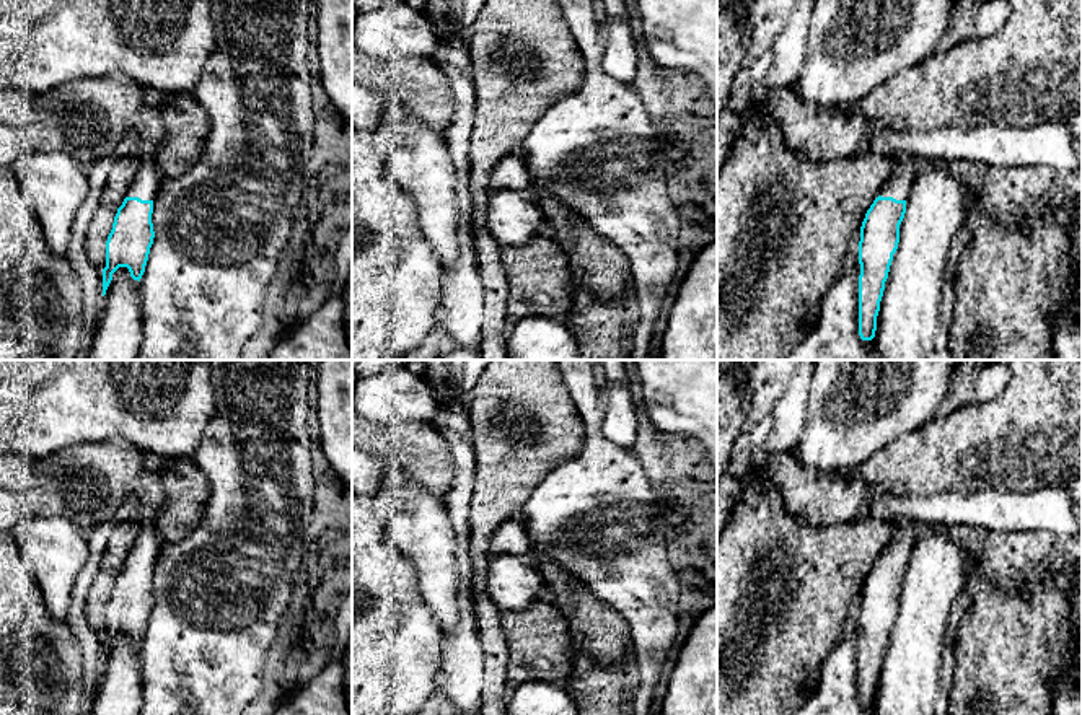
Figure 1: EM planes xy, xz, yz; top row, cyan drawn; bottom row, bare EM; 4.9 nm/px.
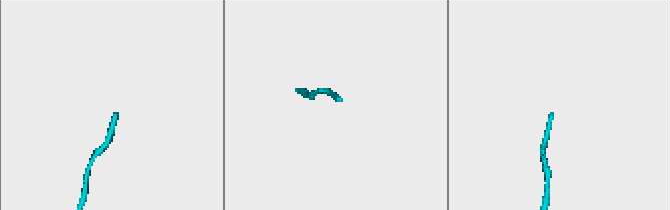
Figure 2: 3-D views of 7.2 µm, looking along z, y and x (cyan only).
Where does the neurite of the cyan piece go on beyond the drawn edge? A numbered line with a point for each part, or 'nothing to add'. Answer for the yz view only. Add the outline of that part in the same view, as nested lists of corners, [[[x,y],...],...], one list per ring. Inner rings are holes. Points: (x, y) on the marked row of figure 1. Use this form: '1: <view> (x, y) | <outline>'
1: yz (898, 188) | [[[906,150],[895,151],[890,156],[898,163],[898,168],[891,179],[882,189],[880,195],[893,197],[896,200],[906,200],[911,194],[916,160]]]

